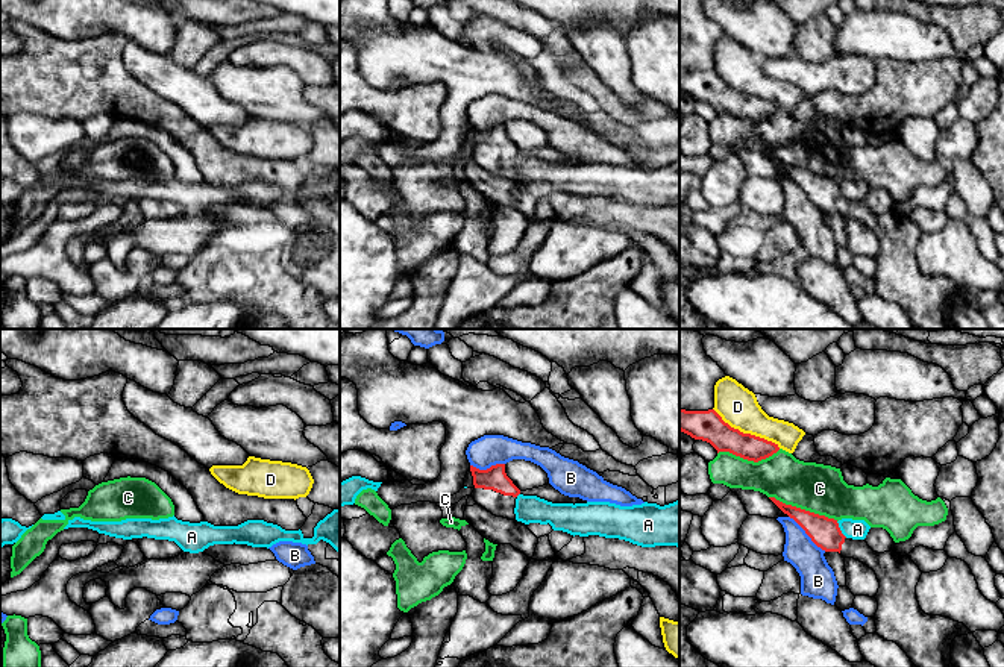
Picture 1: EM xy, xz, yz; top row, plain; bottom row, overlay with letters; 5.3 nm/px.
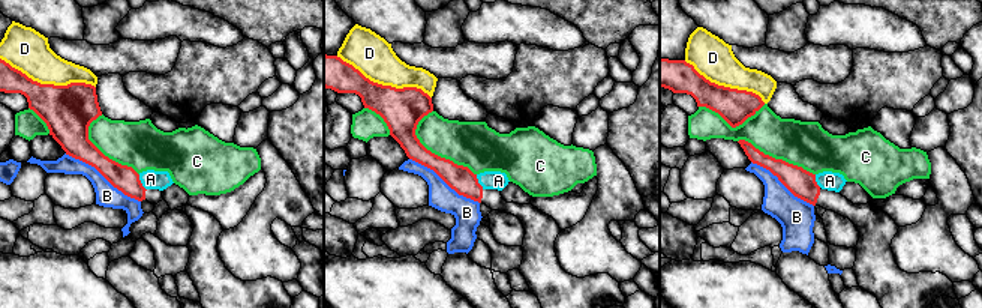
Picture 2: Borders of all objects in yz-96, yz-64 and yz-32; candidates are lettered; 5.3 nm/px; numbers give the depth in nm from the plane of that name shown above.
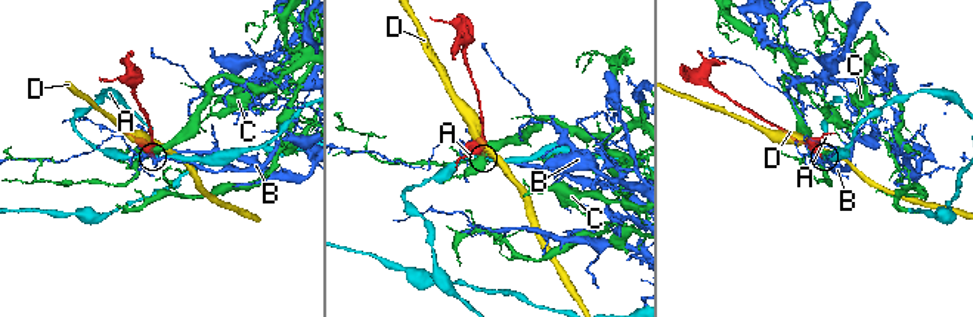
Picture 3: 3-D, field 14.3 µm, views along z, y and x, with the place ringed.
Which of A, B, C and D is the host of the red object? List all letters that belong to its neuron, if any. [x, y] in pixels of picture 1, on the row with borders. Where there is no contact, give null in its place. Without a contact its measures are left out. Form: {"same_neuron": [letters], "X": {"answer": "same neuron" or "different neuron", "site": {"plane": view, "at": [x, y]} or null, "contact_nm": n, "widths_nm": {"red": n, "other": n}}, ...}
{"same_neuron": [], "A": {"answer": "different neuron", "site": {"plane": "yz", "at": [839, 529]}, "contact_nm": 110, "widths_nm": {"red": 160, "other": 110}}, "B": {"answer": "different neuron", "site": {"plane": "yz", "at": [807, 534]}, "contact_nm": 280, "widths_nm": {"red": 160, "other": 180}}, "C": {"answer": "different neuron", "site": {"plane": "yz", "at": [804, 510]}, "contact_nm": 400, "widths_nm": {"red": 160, "other": 260}}, "D": {"answer": "different neuron", "site": {"plane": "yz", "at": [746, 434]}, "contact_nm": 420, "widths_nm": {"red": 160, "other": 200}}}

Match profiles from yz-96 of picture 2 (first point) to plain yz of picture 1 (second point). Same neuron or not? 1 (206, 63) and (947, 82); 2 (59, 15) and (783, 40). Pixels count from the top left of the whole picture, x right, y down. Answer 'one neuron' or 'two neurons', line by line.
1: one neuron
2: one neuron

